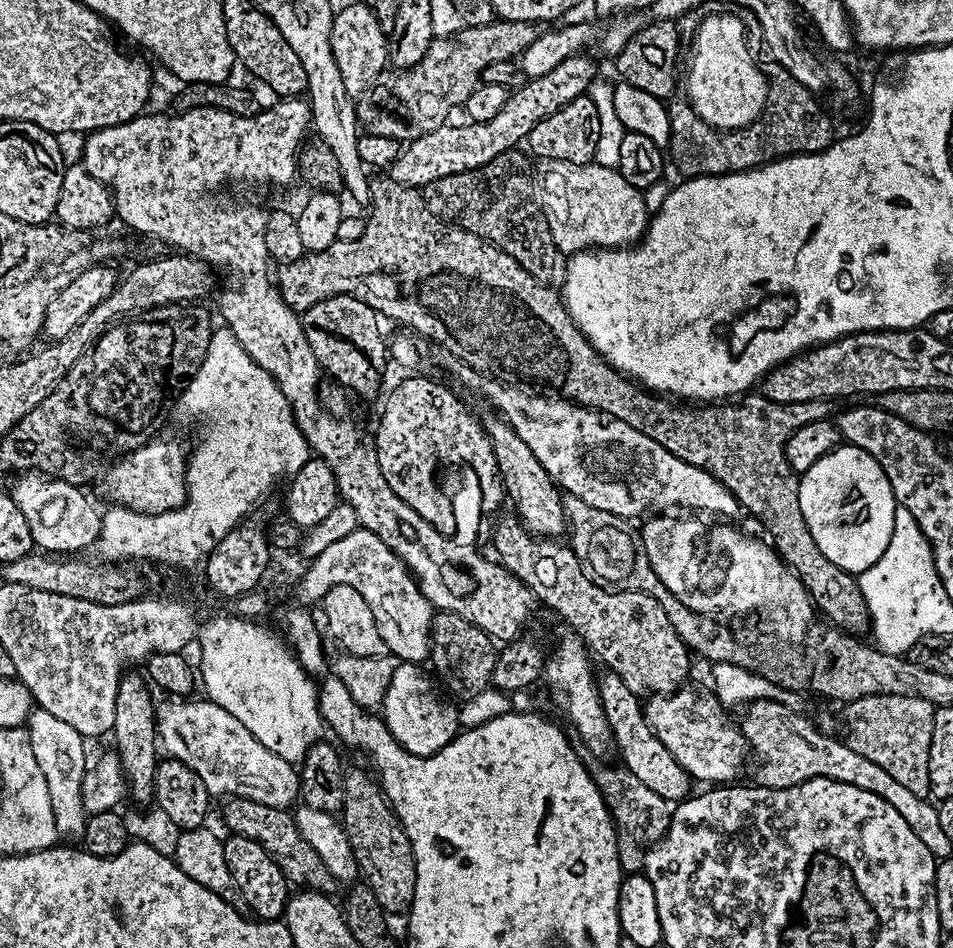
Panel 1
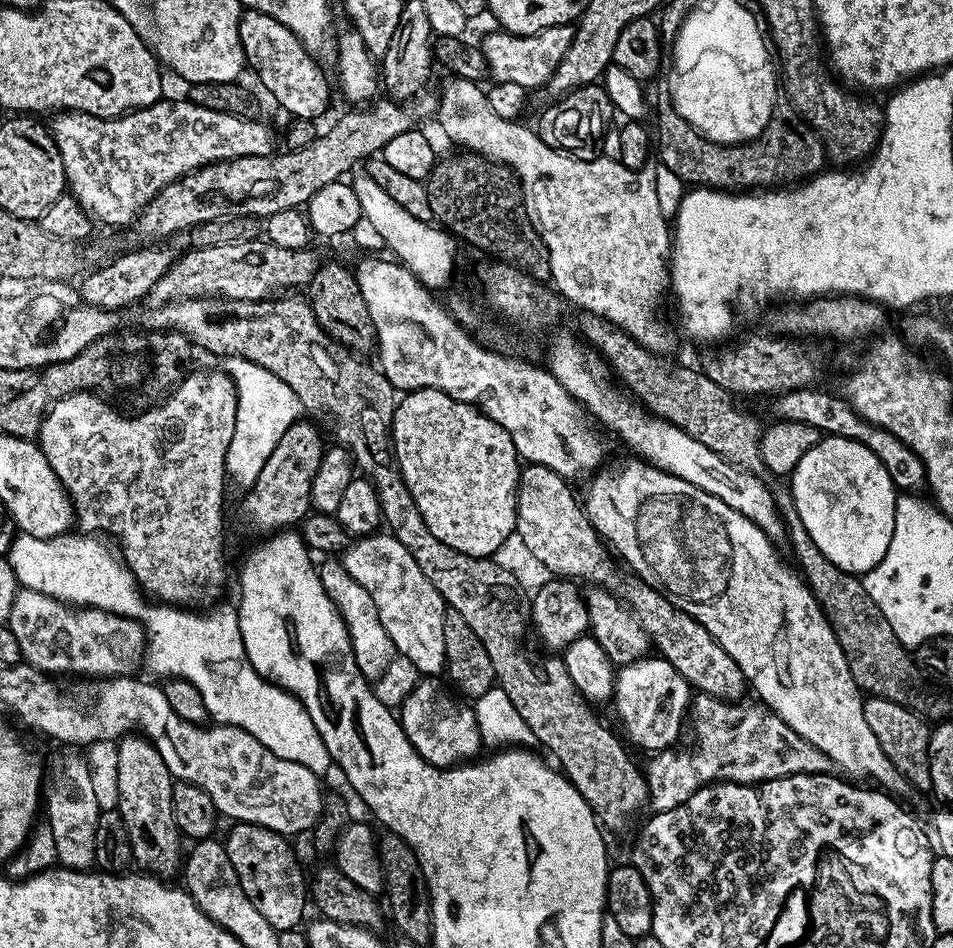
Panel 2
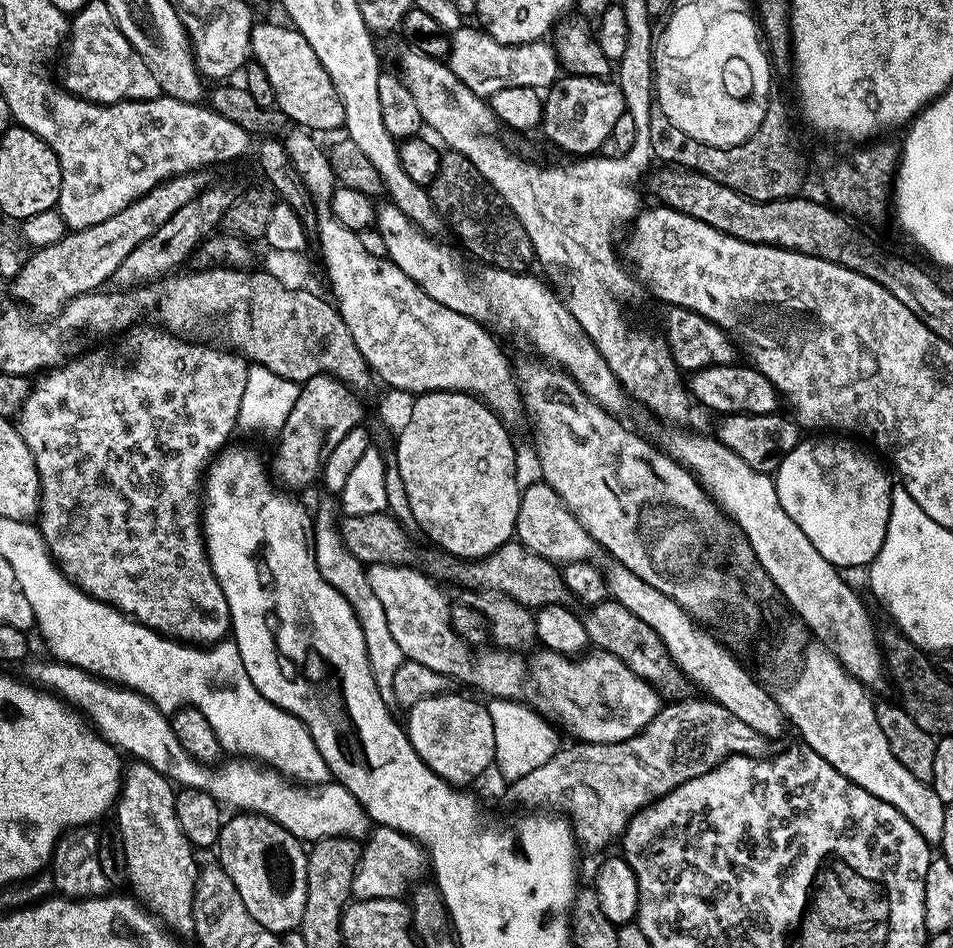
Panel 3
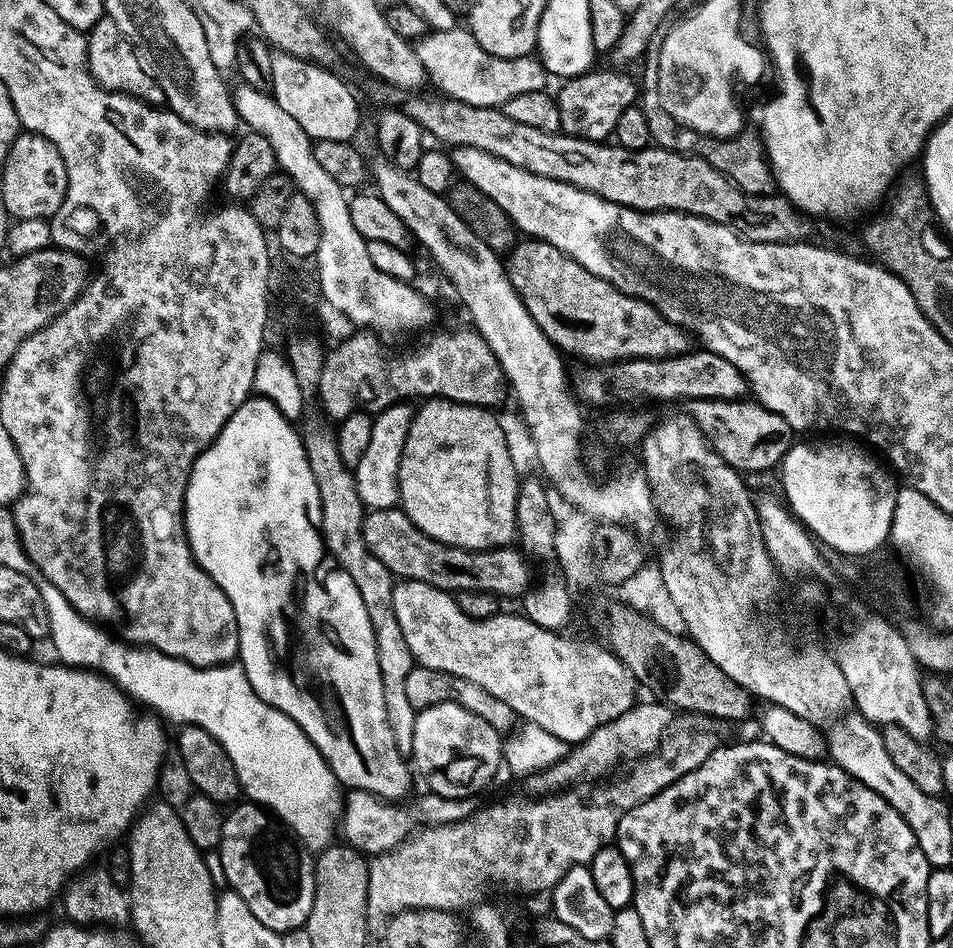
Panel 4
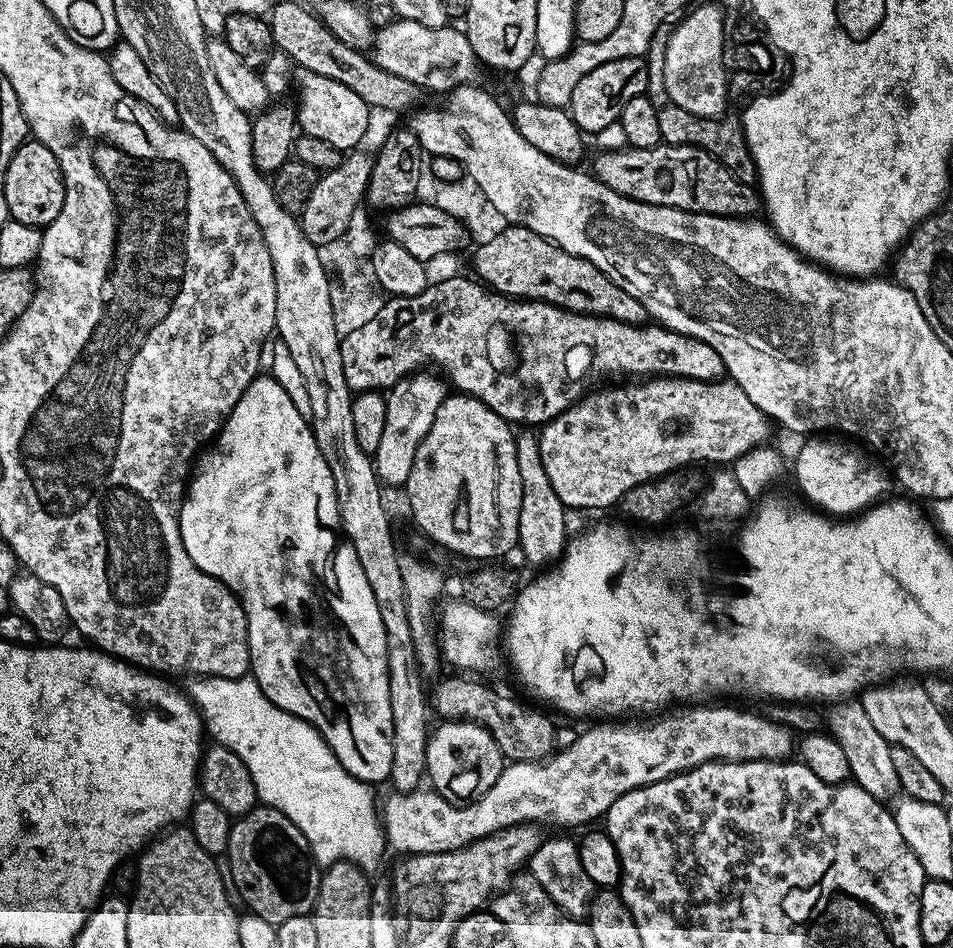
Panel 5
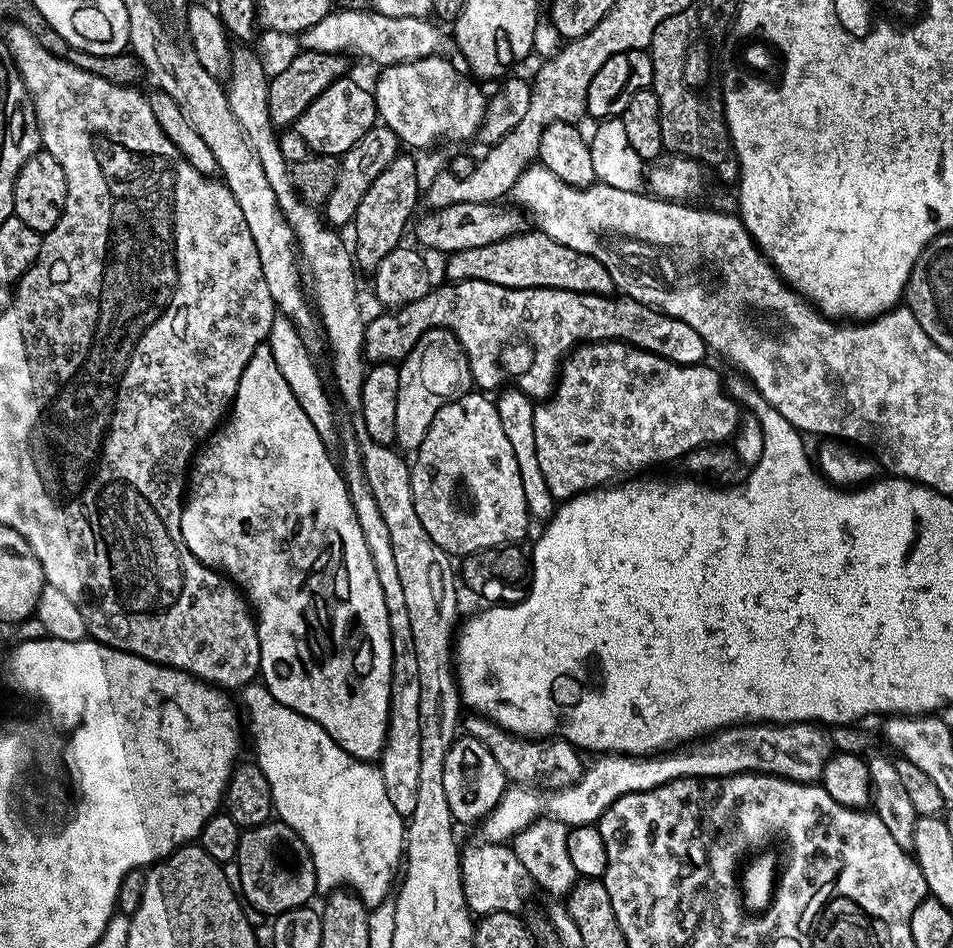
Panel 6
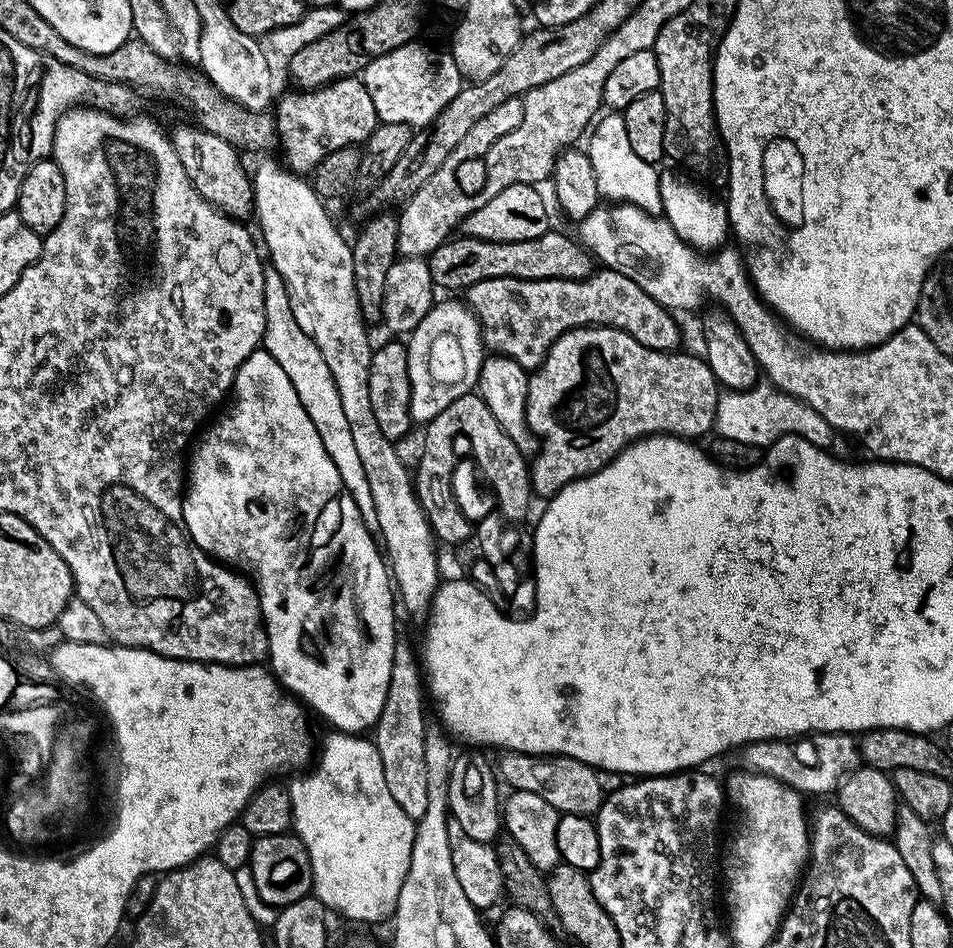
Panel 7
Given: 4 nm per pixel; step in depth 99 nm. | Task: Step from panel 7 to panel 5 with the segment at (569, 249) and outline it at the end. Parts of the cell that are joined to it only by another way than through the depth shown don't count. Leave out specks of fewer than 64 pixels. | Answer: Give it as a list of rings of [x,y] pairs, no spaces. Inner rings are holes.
[[[509,226],[491,242],[475,245],[474,251],[476,253],[472,256],[472,268],[477,272],[475,275],[491,291],[502,296],[511,296],[518,300],[541,300],[565,308],[568,312],[581,312],[587,316],[609,316],[627,324],[643,324],[649,319],[642,302],[638,302],[638,298],[630,298],[630,294],[626,294],[622,286],[614,286],[614,282],[610,282],[610,278],[606,278],[606,274],[602,274],[602,270],[594,266],[594,262],[562,250],[557,244],[553,244],[545,236],[534,234],[534,230],[529,228]]]

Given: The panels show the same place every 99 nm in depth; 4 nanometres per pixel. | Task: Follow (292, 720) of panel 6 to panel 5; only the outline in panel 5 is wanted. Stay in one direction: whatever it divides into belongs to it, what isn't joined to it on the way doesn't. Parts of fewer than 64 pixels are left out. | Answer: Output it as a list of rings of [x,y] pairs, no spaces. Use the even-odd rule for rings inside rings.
[[[201,676],[193,679],[186,695],[200,713],[203,727],[212,735],[215,743],[226,746],[250,770],[250,778],[254,778],[256,799],[261,805],[278,810],[302,830],[306,842],[312,848],[312,856],[317,864],[327,866],[348,860],[363,870],[371,870],[380,864],[380,859],[386,853],[386,841],[381,817],[378,815],[378,800],[373,785],[354,778],[338,762],[334,750],[322,738],[322,734],[313,724],[308,724],[302,718],[274,706],[270,698],[258,686],[251,676],[242,678],[218,678],[217,676]]]

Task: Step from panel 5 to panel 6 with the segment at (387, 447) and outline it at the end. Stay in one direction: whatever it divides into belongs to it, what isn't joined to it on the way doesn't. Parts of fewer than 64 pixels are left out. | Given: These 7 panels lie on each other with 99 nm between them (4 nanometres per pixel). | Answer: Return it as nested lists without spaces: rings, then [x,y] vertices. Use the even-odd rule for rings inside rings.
[[[431,328],[418,338],[414,350],[399,361],[398,410],[394,414],[396,427],[396,444],[401,449],[415,450],[422,446],[434,414],[442,410],[457,396],[465,396],[473,391],[472,371],[464,348],[456,341],[456,335],[449,328]]]

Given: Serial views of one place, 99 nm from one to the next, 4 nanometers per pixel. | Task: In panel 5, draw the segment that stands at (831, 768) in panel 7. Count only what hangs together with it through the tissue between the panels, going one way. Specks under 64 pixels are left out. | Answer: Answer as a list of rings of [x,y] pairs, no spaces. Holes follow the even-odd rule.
[[[720,704],[717,708],[708,708],[712,706],[676,706],[671,710],[665,711],[663,714],[657,715],[649,724],[632,724],[636,722],[596,722],[593,728],[588,728],[569,748],[561,747],[555,754],[542,759],[531,760],[530,762],[508,762],[505,763],[498,775],[498,780],[494,782],[494,786],[490,787],[486,793],[482,794],[476,800],[470,800],[467,803],[452,804],[433,790],[417,790],[414,792],[398,792],[393,791],[392,797],[382,804],[382,827],[384,830],[384,838],[389,849],[392,848],[396,852],[404,852],[403,854],[434,854],[435,852],[449,852],[450,850],[458,850],[464,848],[468,844],[474,843],[487,836],[493,836],[495,832],[500,832],[503,828],[513,828],[516,824],[530,824],[533,822],[541,822],[540,820],[549,820],[552,824],[588,824],[591,820],[603,817],[609,810],[610,806],[618,798],[622,798],[622,794],[626,794],[635,788],[641,788],[647,784],[653,784],[659,780],[668,780],[678,772],[688,772],[692,768],[697,768],[703,764],[713,760],[725,760],[726,762],[750,762],[751,760],[786,760],[793,755],[794,752],[794,733],[791,728],[779,724],[778,722],[770,722],[763,714],[754,712],[739,712],[736,708],[727,708],[726,705]]]

